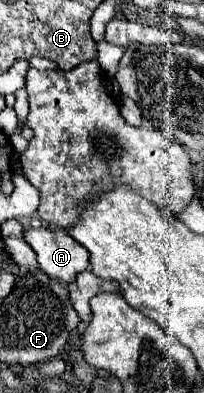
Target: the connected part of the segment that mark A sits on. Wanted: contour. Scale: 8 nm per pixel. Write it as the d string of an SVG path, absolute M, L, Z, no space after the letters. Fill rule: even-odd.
M30 228L24 238L38 254L40 270L62 284L70 284L78 272L88 268L88 252L66 230Z

